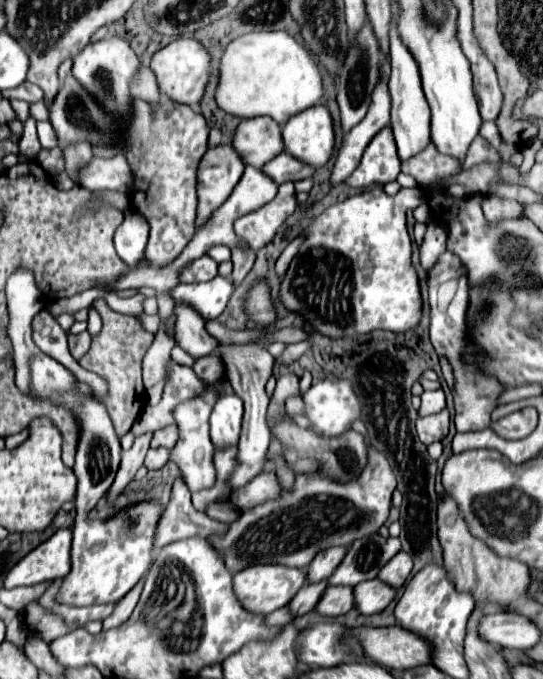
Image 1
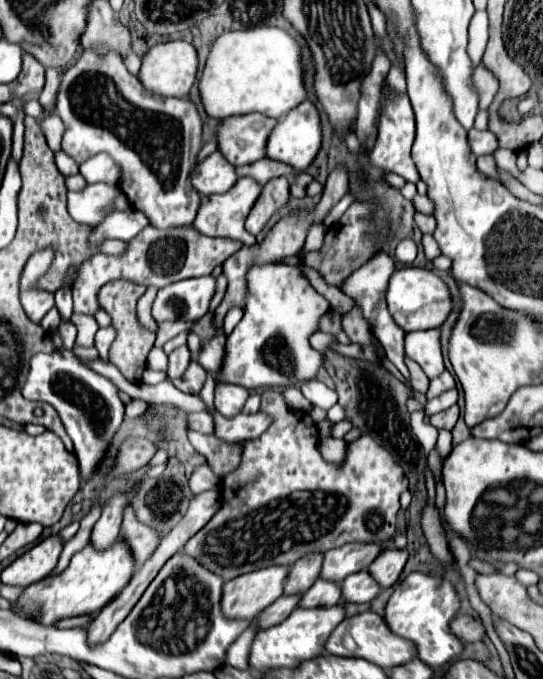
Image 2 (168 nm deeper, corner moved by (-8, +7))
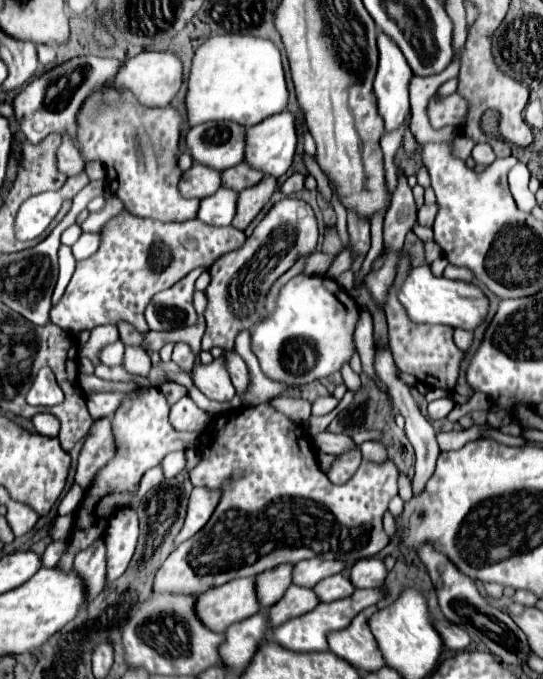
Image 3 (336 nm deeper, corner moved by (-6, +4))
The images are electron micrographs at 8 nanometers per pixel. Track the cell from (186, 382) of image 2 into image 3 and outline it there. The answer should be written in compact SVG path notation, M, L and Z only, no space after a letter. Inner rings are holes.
M162 384L162 386L160 386L160 392L168 398L168 404L174 404L174 402L178 402L182 396L188 394L188 390L186 390L184 386L180 386L180 384Z

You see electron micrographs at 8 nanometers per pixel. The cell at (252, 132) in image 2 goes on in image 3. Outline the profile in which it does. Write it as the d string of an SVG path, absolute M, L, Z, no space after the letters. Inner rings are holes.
M206 122L190 128L186 148L196 164L226 170L244 160L244 126L236 122Z

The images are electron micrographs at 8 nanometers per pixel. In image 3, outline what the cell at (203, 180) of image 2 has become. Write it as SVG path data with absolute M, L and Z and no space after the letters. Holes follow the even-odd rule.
M192 164L186 172L182 172L180 178L180 194L184 198L206 198L214 194L222 186L220 174L208 166Z

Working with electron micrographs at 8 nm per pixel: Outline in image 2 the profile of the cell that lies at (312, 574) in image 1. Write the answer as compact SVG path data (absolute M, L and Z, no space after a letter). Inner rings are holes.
M314 553L314 555L306 555L298 559L290 567L284 595L296 595L296 593L304 593L306 589L310 589L314 581L320 577L318 571L322 571L322 553Z

